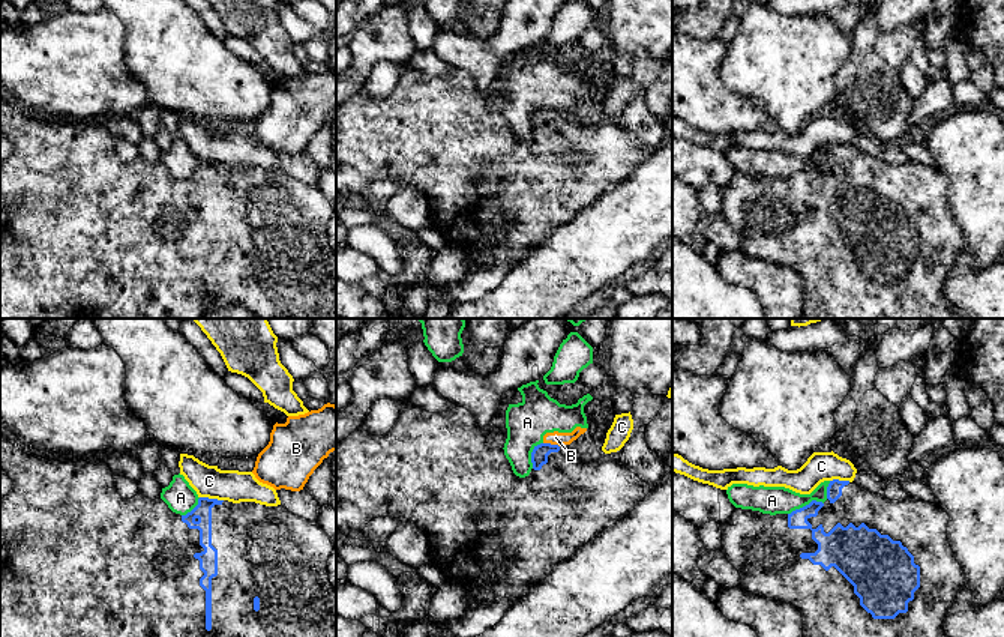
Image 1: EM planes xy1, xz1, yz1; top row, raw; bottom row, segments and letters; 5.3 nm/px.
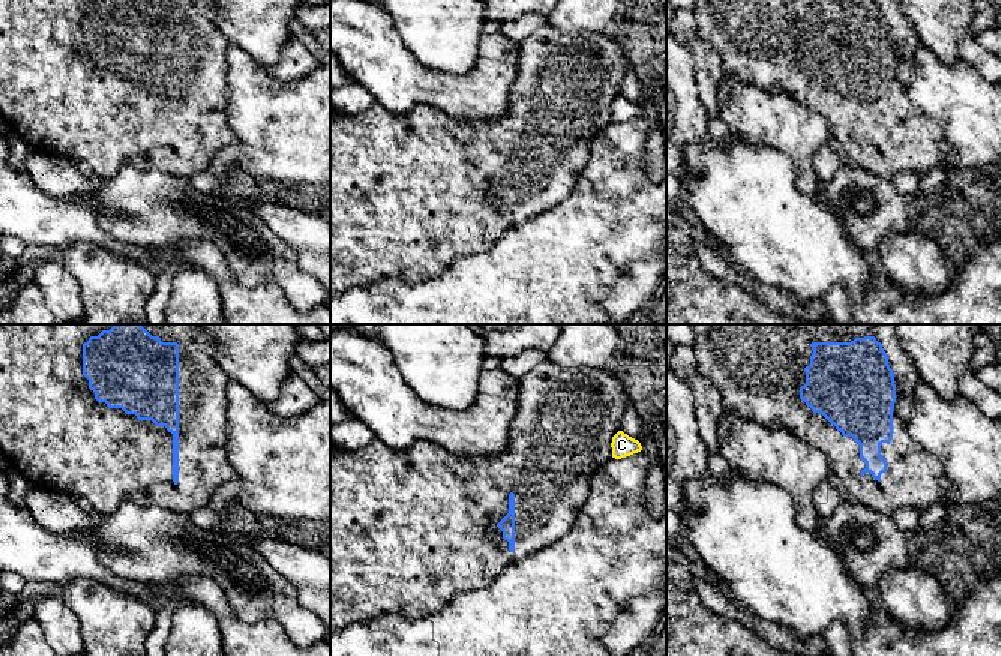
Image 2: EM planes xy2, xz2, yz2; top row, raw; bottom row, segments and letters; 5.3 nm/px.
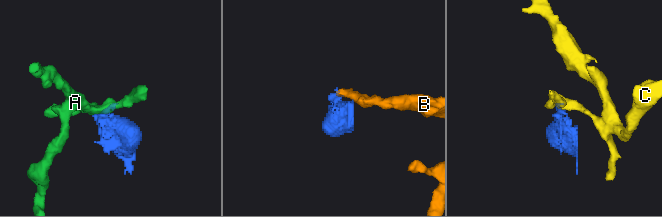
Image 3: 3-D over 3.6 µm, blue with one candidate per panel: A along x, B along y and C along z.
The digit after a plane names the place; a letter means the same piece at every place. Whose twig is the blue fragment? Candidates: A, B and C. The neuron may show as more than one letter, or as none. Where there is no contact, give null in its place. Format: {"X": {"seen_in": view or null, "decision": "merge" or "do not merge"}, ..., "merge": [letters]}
{"A": {"seen_in": "yz1", "decision": "do not merge"}, "B": {"seen_in": "xz1", "decision": "do not merge"}, "C": {"seen_in": "xy1", "decision": "do not merge"}, "merge": []}

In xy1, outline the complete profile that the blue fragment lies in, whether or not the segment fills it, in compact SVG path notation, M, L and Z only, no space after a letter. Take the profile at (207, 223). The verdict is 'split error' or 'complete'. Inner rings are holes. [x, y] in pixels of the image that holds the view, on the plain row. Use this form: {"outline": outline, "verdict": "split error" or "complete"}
{"outline": "M0 92L0 129L14 146L0 164L0 209L11 210L0 228L0 318L203 318L210 303L243 305L260 318L336 318L336 254L327 233L335 207L317 185L294 179L281 168L255 165L200 161L191 176L180 179L161 161L152 164L138 156L132 162L123 162L104 120L80 122L38 114L5 92Z", "verdict": "split error"}

